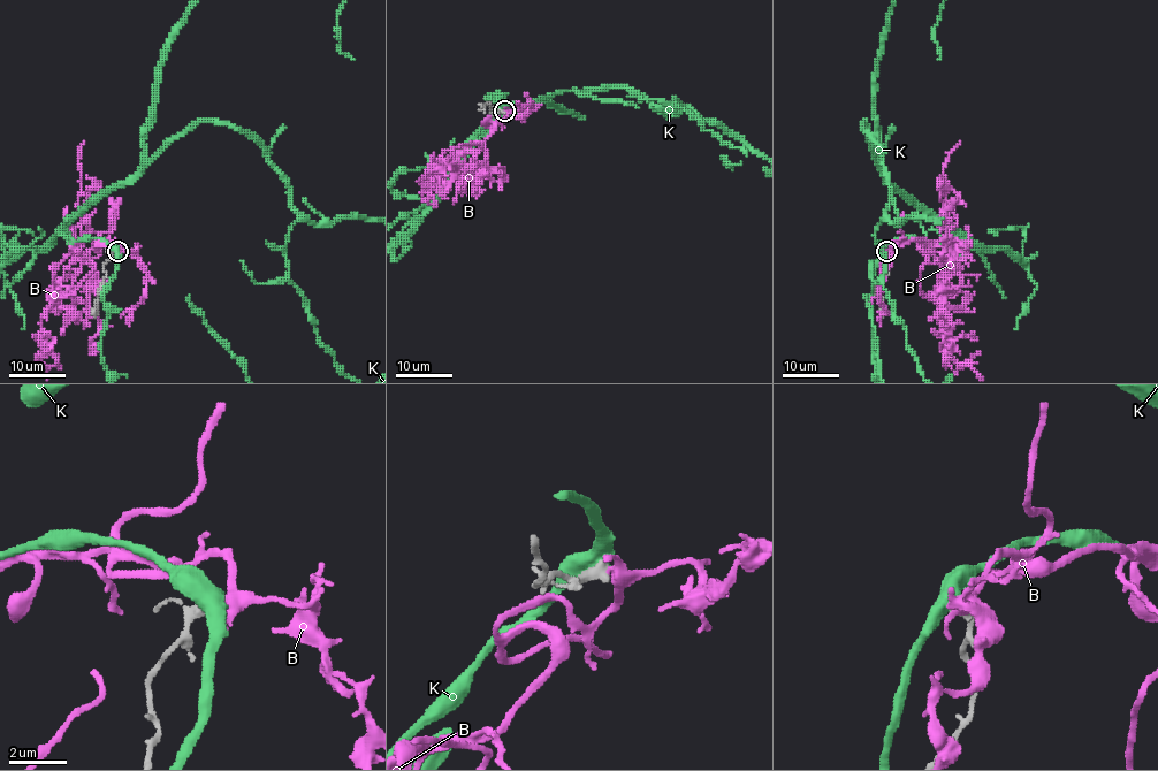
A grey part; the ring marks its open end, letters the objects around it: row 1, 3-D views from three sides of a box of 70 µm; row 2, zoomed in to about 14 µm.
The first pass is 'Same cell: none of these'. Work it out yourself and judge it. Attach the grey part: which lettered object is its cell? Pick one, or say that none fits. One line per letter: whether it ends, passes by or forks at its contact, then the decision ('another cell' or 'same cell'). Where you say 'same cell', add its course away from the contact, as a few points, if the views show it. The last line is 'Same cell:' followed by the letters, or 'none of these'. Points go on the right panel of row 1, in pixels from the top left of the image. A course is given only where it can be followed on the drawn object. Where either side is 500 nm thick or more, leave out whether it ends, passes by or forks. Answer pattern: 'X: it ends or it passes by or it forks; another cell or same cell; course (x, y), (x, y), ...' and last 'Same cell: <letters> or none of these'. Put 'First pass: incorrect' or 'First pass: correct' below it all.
B: it forks; same cell; course (886, 251), (892, 241), (924, 239), (941, 268), (938, 304), (946, 325), (942, 351), (966, 361), (983, 380)
K: another cell
Same cell: B
First pass: incorrect

